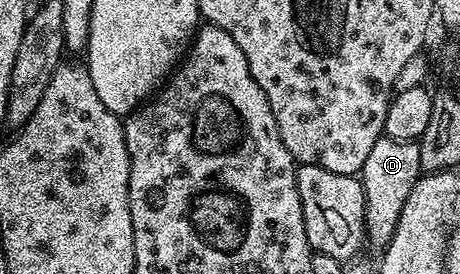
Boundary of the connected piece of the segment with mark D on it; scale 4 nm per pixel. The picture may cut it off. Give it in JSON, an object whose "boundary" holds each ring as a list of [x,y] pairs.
{"boundary":[[[382,135],[377,142],[373,142],[373,150],[369,158],[365,158],[361,173],[365,206],[363,231],[368,245],[383,250],[391,243],[397,222],[401,218],[401,210],[405,210],[405,202],[409,202],[409,190],[413,190],[422,172],[421,150],[416,141]]]}

